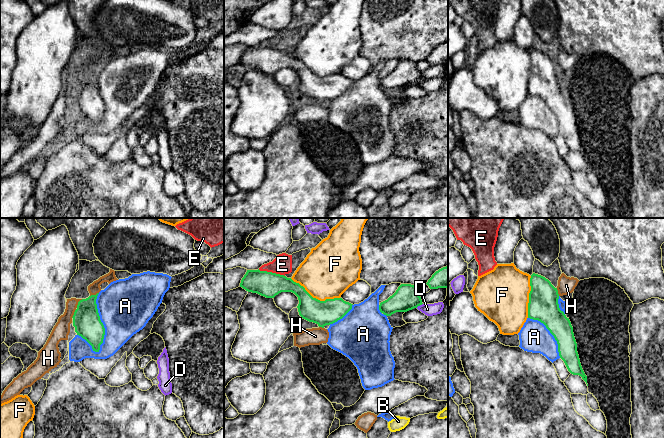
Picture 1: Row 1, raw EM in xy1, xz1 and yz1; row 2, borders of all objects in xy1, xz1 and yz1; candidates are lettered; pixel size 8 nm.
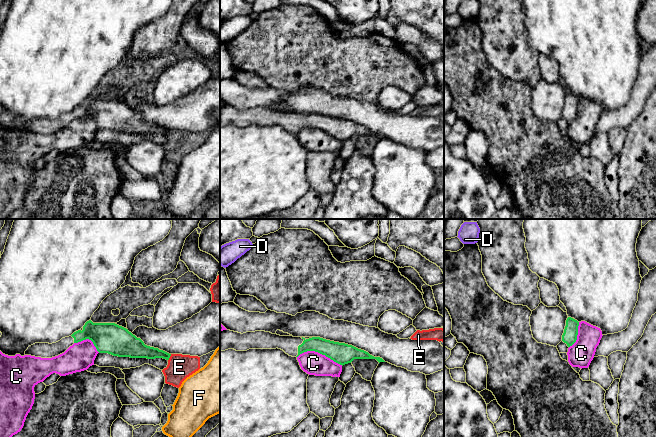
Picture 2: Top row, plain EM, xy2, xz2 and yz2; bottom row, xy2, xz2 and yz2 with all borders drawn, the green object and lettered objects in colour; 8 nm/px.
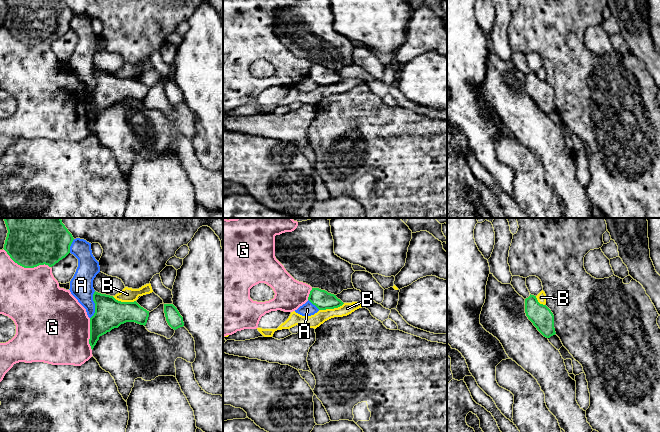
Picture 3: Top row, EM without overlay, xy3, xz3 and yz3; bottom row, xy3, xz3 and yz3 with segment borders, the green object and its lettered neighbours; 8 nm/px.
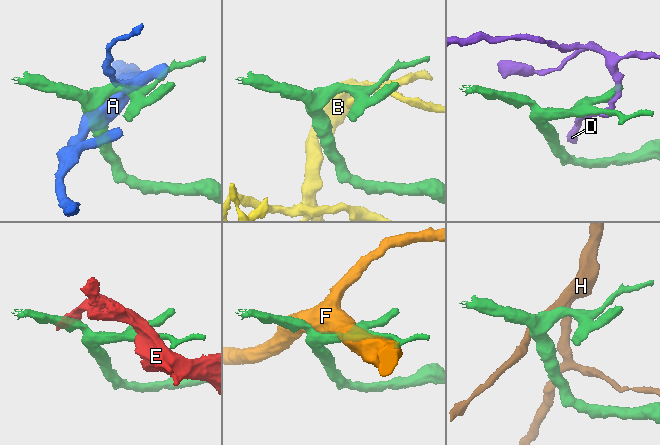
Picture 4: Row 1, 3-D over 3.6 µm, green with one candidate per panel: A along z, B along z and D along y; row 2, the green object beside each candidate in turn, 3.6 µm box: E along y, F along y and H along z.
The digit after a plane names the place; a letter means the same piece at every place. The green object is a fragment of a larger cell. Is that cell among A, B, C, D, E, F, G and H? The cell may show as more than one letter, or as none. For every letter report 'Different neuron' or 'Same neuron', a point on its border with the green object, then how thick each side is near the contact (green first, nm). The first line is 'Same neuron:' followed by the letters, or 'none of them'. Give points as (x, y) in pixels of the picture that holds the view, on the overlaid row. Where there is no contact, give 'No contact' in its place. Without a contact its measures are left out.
Same neuron: none of them
A: Different neuron. Touches green at xy1 (102, 323). Thickness 220 nm (green) against 440 nm
B: Different neuron. Touches green at xz3 (331, 308). Thickness 150 nm (green) against 110 nm
C: Different neuron. Touches green at xz2 (320, 353). Thickness 170 nm (green) against 190 nm
D: Different neuron. Touches green at xz1 (419, 305). Thickness 200 nm (green) against 100 nm
E: Different neuron. Touches green at xz1 (271, 272). Thickness 200 nm (green) against 160 nm
F: Different neuron. Touches green at xz1 (315, 298). Thickness 200 nm (green) against 420 nm
G: Different neuron. Touches green at xy3 (26, 267). Thickness 440 nm (green) against 480 nm
H: Different neuron. Touches green at xy1 (78, 303). Thickness 220 nm (green) against 130 nm

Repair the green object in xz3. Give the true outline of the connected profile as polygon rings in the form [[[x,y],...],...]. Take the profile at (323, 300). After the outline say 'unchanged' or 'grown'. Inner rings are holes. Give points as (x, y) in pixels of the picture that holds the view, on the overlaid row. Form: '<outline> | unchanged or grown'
[[[312,288],[308,300],[319,310],[334,309],[344,304],[336,295],[319,288]]] | unchanged

